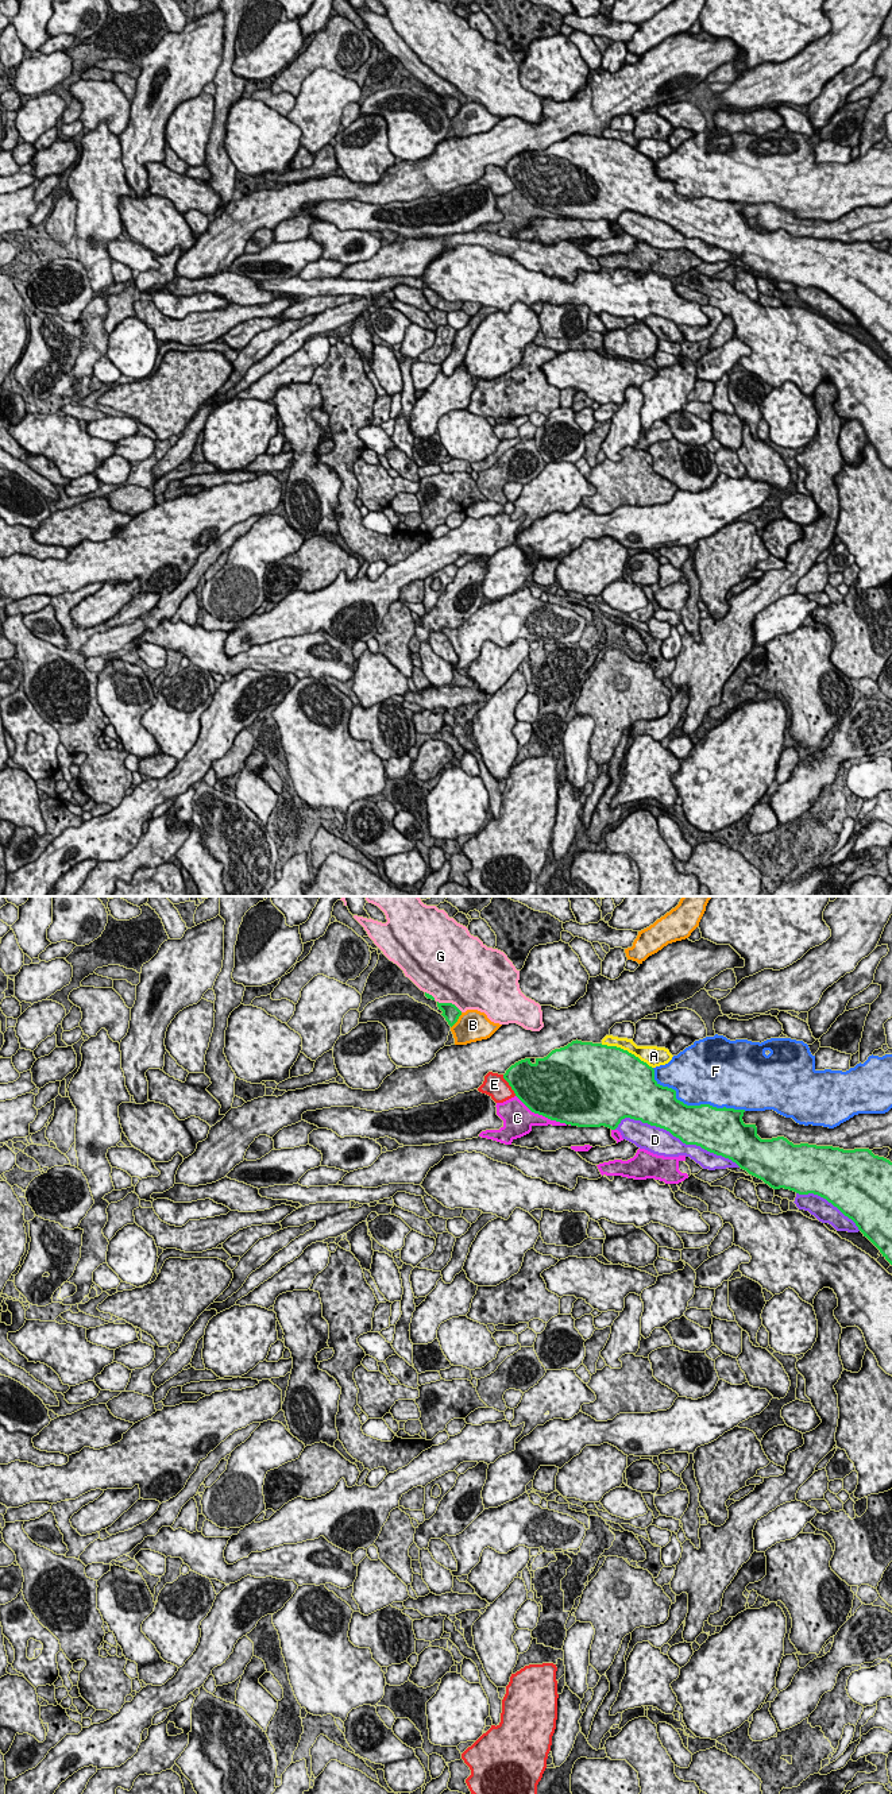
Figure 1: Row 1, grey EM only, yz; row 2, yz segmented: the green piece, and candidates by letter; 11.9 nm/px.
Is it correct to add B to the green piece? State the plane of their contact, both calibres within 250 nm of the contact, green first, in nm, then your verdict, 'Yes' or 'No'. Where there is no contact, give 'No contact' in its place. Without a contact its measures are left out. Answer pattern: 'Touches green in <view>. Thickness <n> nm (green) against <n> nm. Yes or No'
Touches green in yz. Thickness 200 nm (green) against 380 nm. No

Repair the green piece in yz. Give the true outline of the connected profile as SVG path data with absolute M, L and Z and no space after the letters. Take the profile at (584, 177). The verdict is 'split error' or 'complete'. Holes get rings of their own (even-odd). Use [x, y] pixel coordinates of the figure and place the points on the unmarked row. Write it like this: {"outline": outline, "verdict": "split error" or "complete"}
{"outline": "M572 134L552 143L544 151L521 153L511 158L503 171L515 189L534 207L551 213L578 220L609 220L618 223L623 232L664 250L686 248L703 262L715 263L741 261L762 273L773 282L789 282L796 286L795 297L808 304L819 315L831 317L837 324L861 324L892 358L892 255L874 248L869 242L843 243L833 239L808 236L793 238L784 229L761 232L756 217L745 217L745 202L717 201L710 197L687 198L676 192L676 184L654 173L654 162L634 147L617 139Z", "verdict": "split error"}

